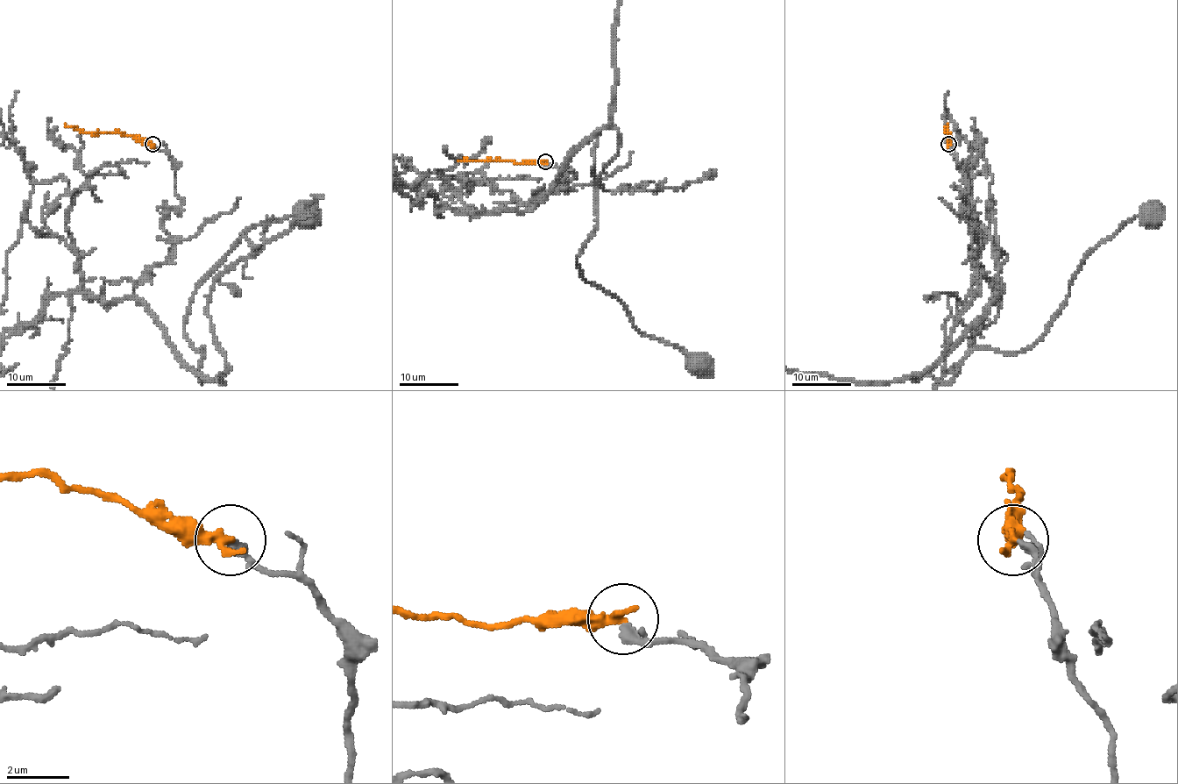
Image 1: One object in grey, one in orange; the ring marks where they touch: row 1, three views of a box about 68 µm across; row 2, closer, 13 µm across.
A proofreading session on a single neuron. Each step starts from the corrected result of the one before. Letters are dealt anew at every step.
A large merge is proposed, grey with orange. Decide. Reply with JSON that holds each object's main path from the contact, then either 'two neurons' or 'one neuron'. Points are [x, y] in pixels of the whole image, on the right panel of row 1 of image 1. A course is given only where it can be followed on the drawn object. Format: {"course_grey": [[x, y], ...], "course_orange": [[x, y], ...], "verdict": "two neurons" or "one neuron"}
{"course_grey": [[950, 144], [996, 296], [925, 376], [948, 382], [972, 350], [1028, 348], [1080, 262], [1146, 215]], "course_orange": [[948, 144], [948, 124]], "verdict": "one neuron"}

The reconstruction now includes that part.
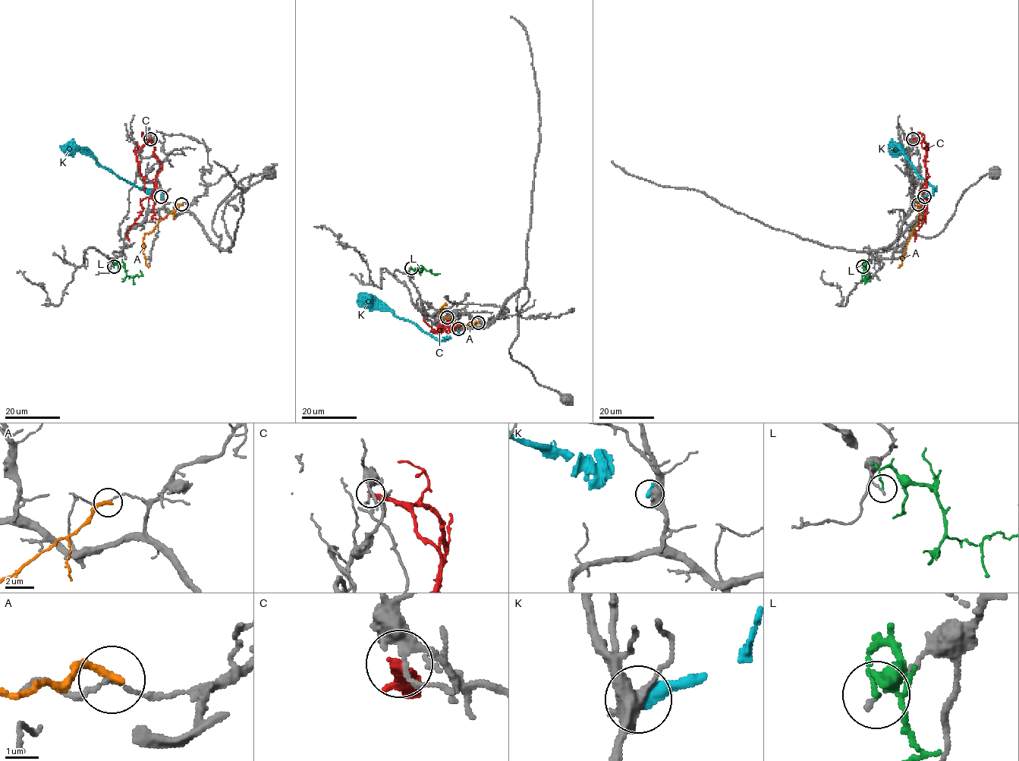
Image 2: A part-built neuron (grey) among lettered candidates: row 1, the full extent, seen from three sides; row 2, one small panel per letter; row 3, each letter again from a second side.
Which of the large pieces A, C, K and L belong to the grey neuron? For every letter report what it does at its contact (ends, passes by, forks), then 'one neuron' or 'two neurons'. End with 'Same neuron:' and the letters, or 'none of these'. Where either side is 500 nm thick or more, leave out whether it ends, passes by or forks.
A: it ends | two neurons
C: it ends | two neurons
K: it ends | two neurons
L: it ends | two neurons
Same neuron: none of these

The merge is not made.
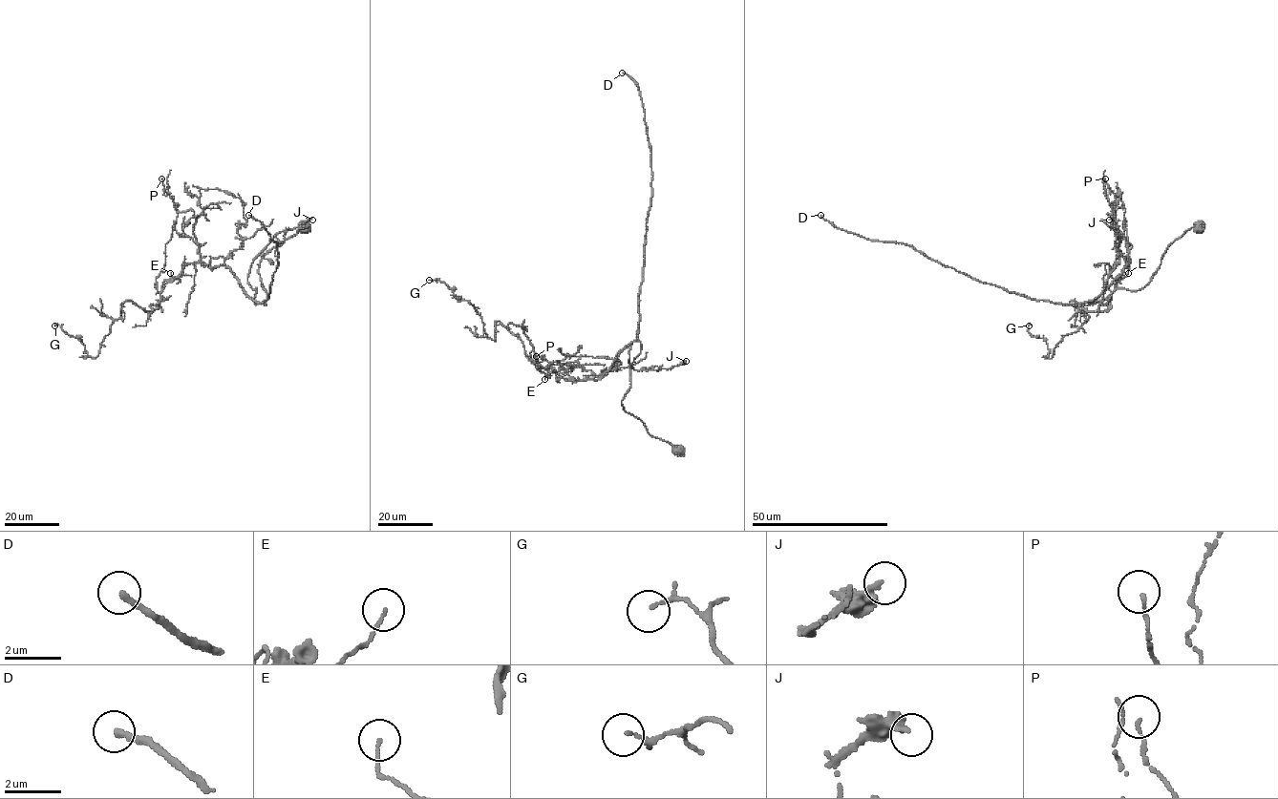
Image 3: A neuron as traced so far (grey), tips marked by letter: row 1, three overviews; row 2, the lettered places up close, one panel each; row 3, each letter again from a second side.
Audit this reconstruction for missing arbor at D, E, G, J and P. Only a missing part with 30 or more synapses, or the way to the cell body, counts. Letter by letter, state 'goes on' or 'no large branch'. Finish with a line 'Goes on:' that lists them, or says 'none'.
D: goes on
E: no large branch
G: no large branch
J: no large branch
P: no large branch
Goes on: D

